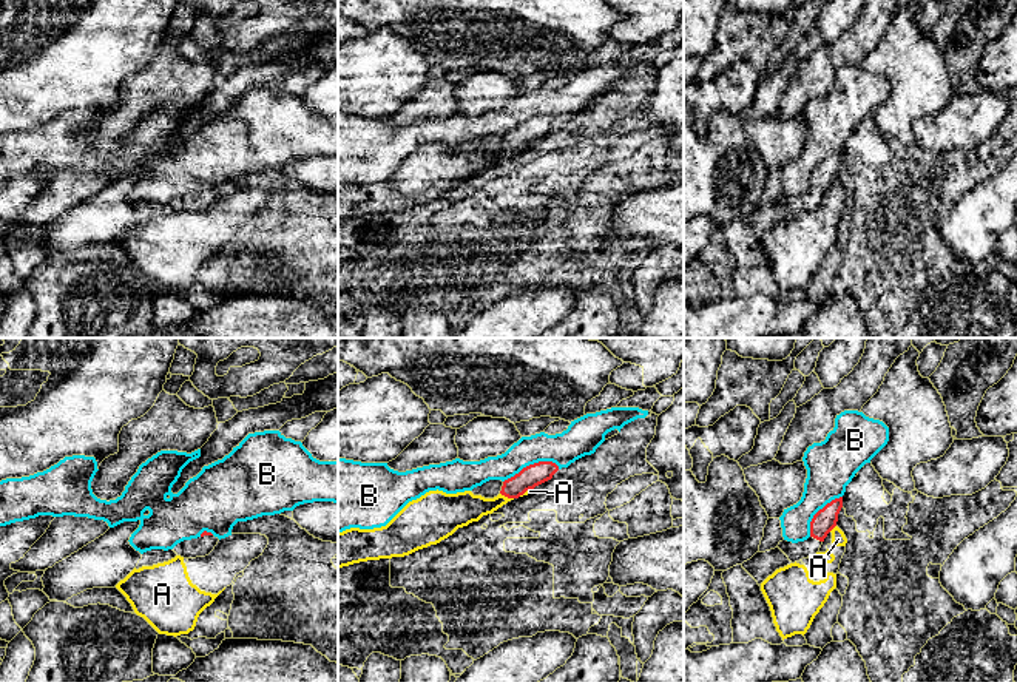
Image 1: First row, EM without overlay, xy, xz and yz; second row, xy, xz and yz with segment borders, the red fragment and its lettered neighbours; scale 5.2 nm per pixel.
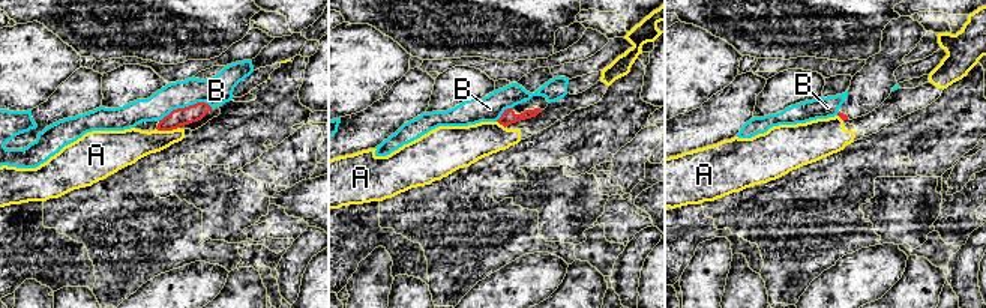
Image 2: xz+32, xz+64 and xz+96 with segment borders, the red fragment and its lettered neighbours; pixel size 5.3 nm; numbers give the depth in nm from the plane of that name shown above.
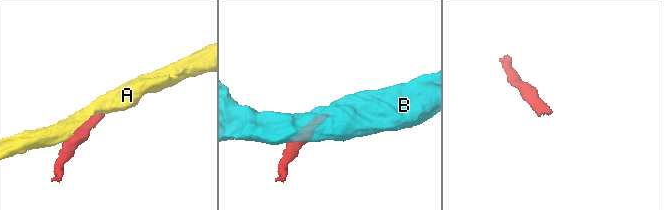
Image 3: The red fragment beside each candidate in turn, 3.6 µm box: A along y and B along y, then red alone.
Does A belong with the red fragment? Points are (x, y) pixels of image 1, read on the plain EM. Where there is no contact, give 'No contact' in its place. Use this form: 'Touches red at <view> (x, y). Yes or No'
Touches red at xz (506, 150). No

